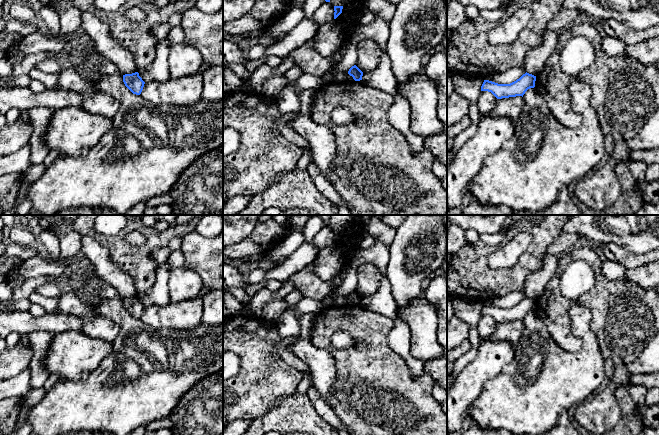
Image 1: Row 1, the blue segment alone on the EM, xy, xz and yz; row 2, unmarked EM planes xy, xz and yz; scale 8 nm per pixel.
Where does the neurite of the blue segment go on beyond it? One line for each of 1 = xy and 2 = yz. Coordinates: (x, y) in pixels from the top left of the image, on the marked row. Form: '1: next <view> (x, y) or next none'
1: next none
2: next none

